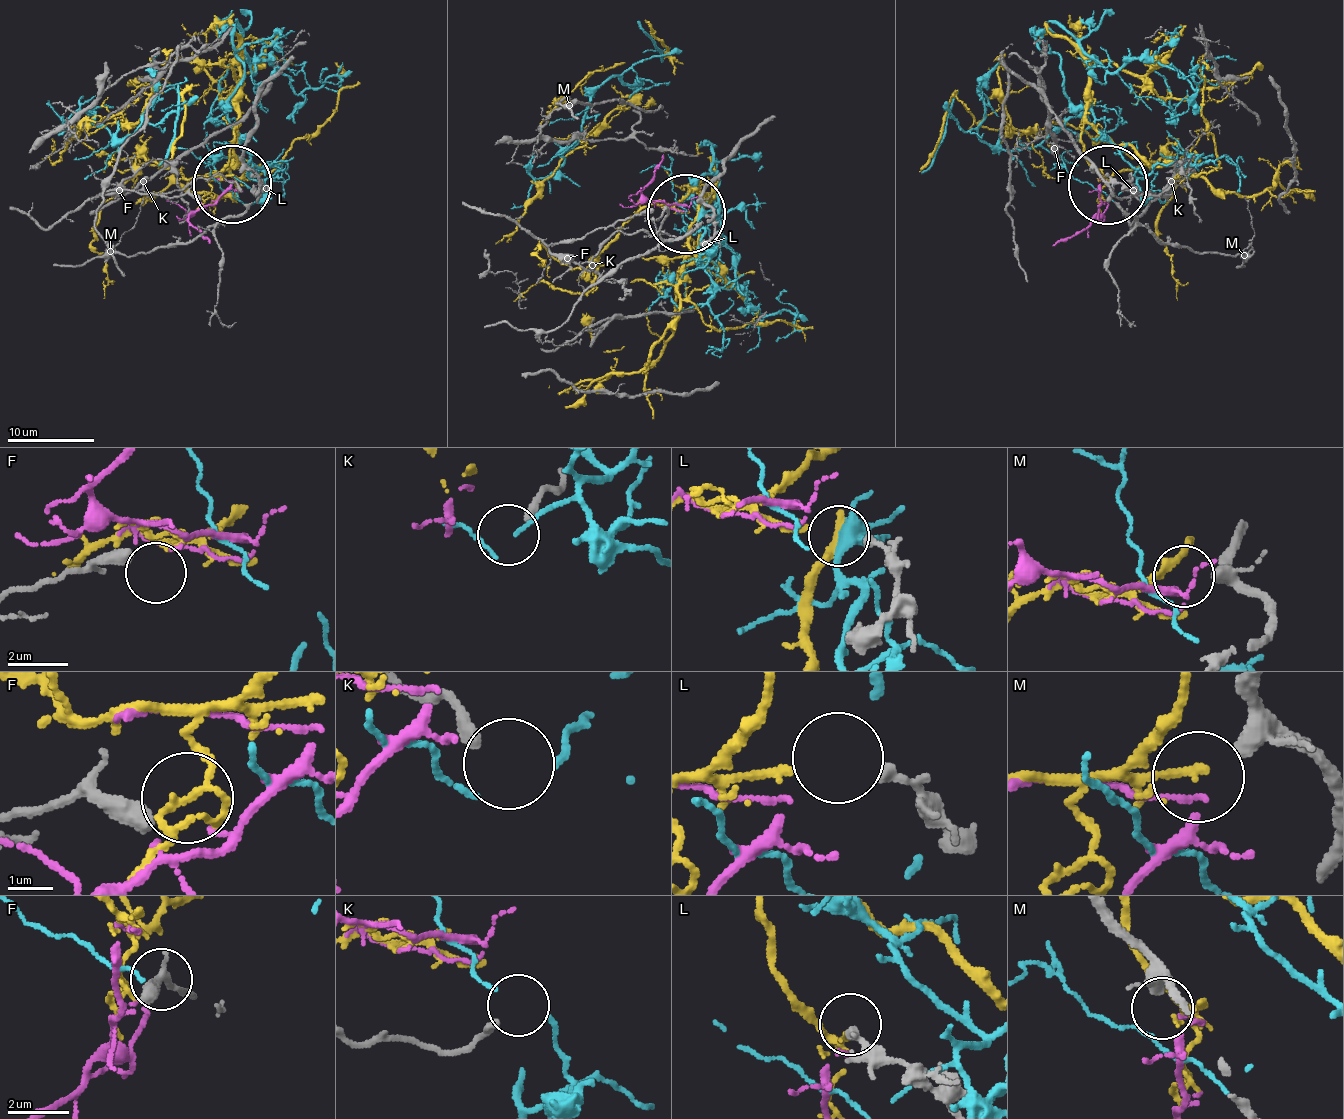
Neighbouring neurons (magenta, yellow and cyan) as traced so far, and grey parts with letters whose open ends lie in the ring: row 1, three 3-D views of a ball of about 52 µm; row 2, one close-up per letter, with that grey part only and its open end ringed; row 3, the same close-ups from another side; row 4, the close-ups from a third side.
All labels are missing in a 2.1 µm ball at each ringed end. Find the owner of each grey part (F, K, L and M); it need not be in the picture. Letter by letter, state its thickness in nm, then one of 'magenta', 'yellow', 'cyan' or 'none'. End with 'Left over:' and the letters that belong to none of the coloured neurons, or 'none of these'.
F: calibre 480 nm; none
K: calibre 300 nm; none
L: calibre 240 nm; yellow
M: calibre 280 nm; magenta
Left over: F, K

